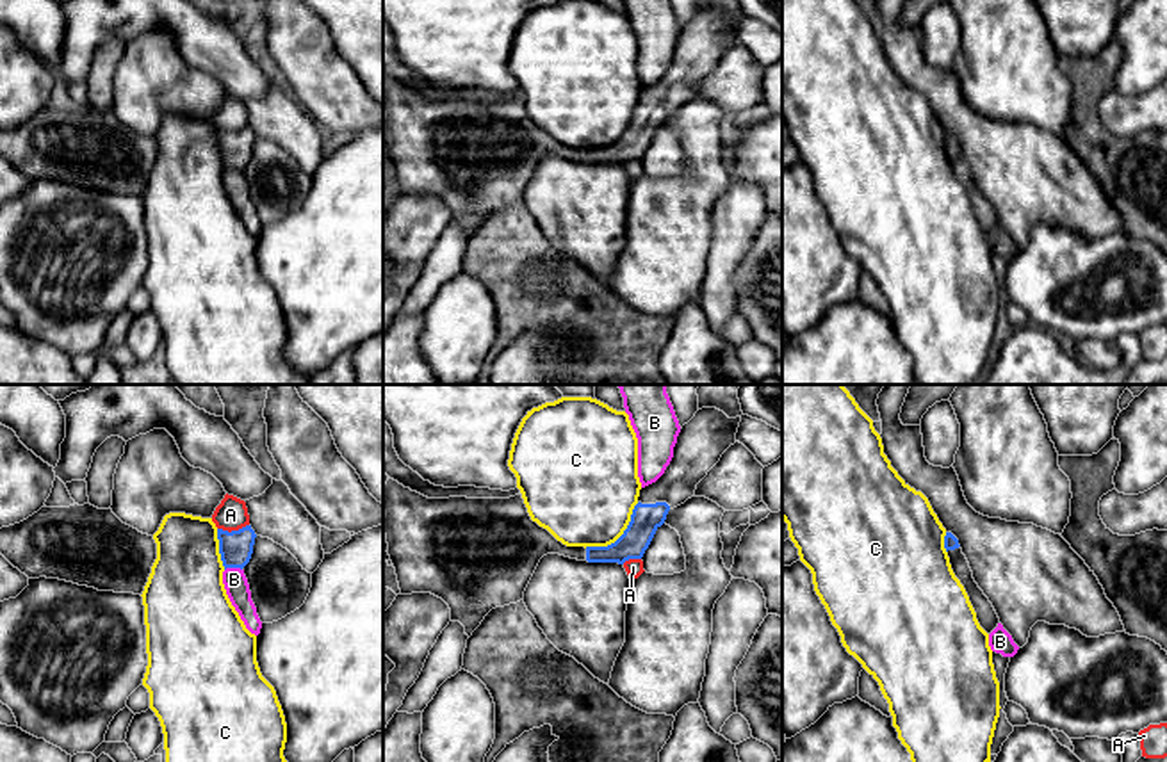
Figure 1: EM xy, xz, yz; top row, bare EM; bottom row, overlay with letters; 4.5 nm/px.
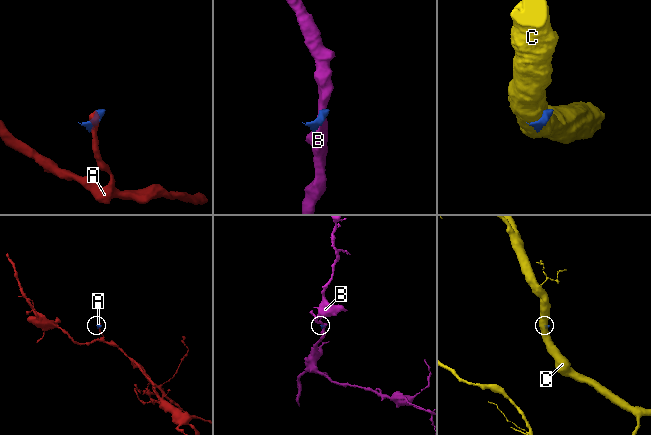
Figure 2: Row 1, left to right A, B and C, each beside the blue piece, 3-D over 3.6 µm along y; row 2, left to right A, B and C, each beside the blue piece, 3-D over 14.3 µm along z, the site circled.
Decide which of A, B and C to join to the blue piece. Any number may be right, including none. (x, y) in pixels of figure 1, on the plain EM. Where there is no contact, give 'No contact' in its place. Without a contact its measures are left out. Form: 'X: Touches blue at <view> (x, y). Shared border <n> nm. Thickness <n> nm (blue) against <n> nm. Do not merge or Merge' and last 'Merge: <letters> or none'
A: Touches blue at xy (232, 132). Shared border 150 nm. Thickness 150 nm (blue) against 140 nm. Do not merge
B: Touches blue at xy (232, 168). Shared border 80 nm. Thickness 150 nm (blue) against 110 nm. Do not merge
C: Touches blue at xz (620, 137). Shared border 320 nm. Thickness 140 nm (blue) against 460 nm. Do not merge
Merge: none

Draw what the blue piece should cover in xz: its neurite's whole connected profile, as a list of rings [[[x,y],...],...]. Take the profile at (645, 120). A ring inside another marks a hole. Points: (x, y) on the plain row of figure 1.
[[[716,9],[698,11],[682,27],[665,75],[640,91],[627,130],[608,148],[563,146],[531,121],[522,96],[510,100],[428,100],[388,78],[383,87],[383,125],[399,196],[431,194],[442,199],[451,210],[451,223],[460,223],[470,239],[492,210],[524,201],[524,192],[540,160],[547,155],[618,166],[641,160],[668,112],[695,98],[697,85],[736,45],[739,23],[741,18],[729,20]]]

